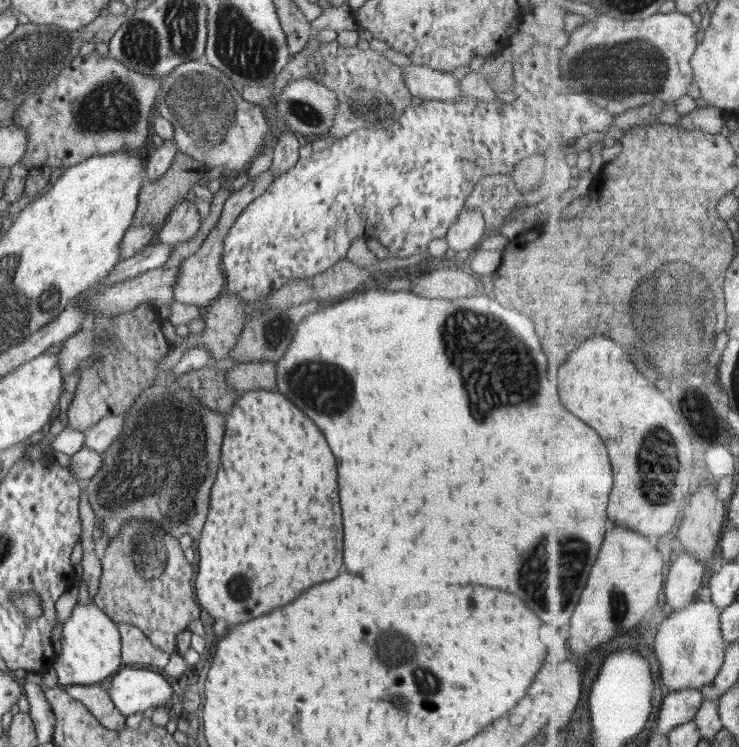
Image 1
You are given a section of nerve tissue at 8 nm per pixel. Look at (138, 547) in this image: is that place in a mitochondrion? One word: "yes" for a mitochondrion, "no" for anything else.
yes

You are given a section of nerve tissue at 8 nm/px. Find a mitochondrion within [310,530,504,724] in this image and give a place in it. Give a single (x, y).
(392, 648)

